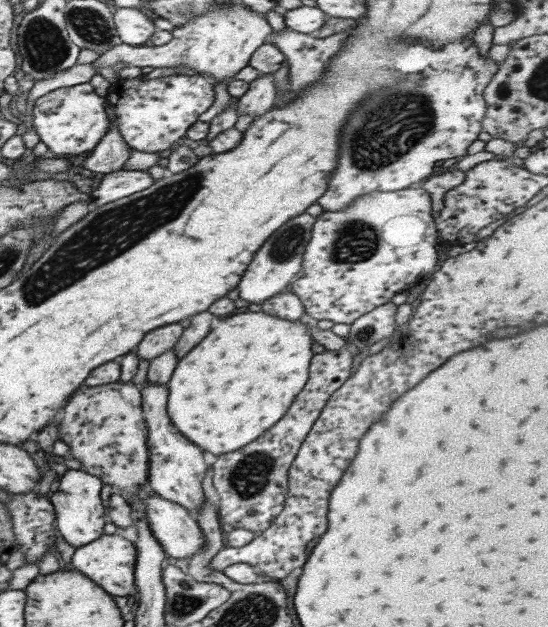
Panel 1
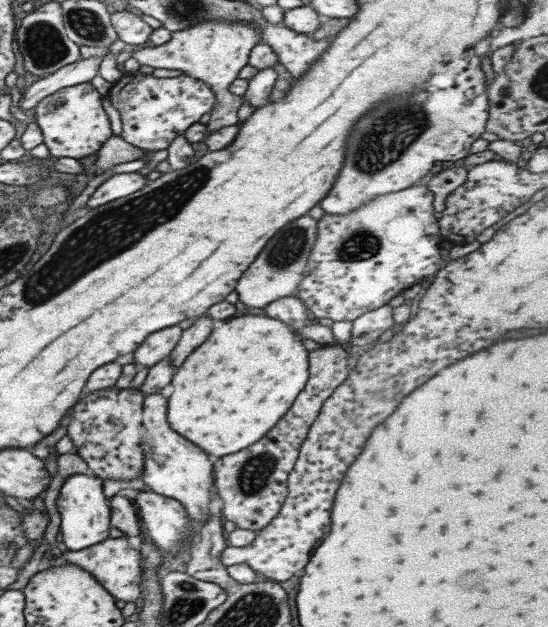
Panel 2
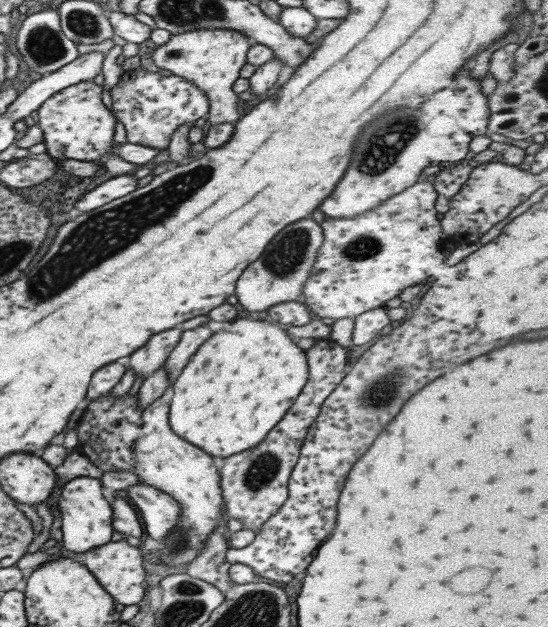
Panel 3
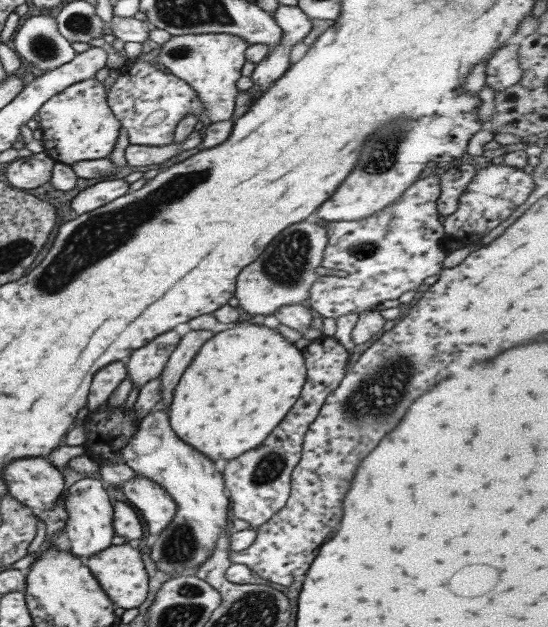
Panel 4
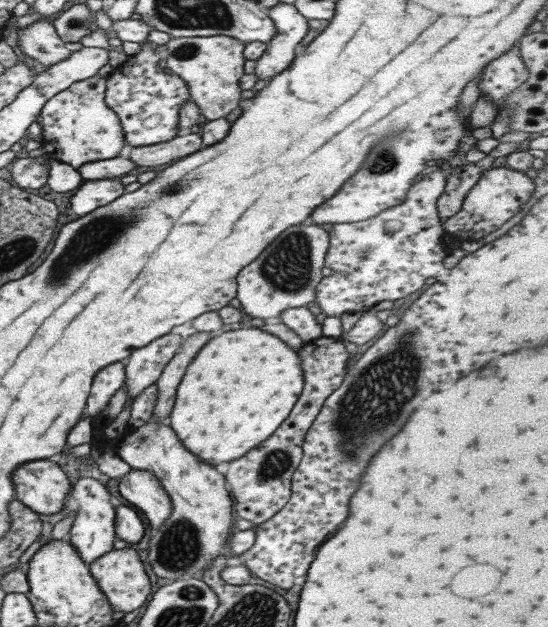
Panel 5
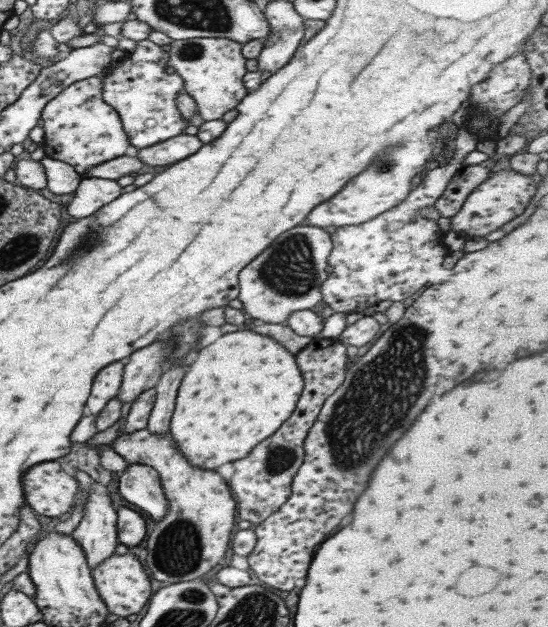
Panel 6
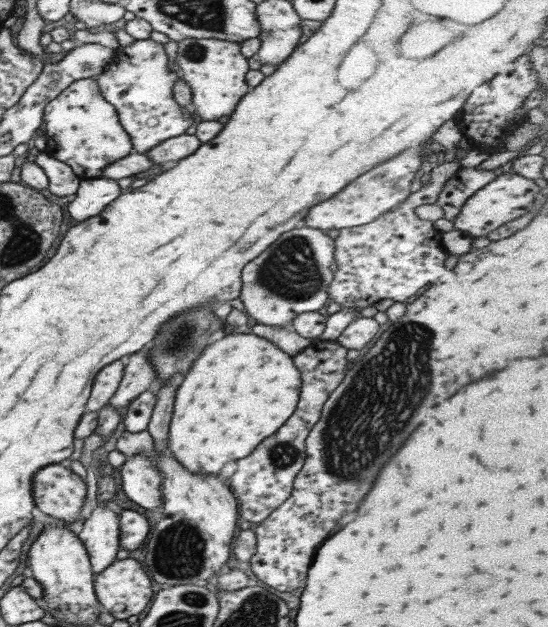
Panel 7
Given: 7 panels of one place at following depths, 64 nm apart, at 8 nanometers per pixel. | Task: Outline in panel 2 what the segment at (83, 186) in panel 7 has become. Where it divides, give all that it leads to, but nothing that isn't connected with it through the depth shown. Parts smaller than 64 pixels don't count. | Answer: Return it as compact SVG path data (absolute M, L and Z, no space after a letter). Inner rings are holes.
M138 172L114 174L96 187L96 190L87 198L85 208L91 209L116 198L123 198L139 190L145 183L148 183L148 180Z

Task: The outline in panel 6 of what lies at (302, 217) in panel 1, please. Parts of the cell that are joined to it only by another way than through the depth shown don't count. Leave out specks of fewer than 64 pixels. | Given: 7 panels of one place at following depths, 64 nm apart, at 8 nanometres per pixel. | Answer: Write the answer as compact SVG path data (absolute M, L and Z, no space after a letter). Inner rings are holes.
M294 226L277 236L275 242L267 250L263 250L257 258L254 258L238 272L237 300L241 302L245 314L267 324L285 324L289 314L295 310L318 310L322 302L321 282L325 282L325 278L329 276L329 273L325 272L325 268L327 268L330 250L330 234L319 227Z

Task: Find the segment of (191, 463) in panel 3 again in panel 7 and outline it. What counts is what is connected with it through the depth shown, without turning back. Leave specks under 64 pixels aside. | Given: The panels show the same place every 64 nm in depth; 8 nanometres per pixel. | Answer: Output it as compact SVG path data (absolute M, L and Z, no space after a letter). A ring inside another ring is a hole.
M146 430L123 431L115 440L115 449L126 457L145 453L160 473L163 518L146 537L145 568L151 580L163 587L177 584L212 585L215 576L227 569L231 540L237 528L238 507L230 488L215 474L191 474L172 455L159 454Z

